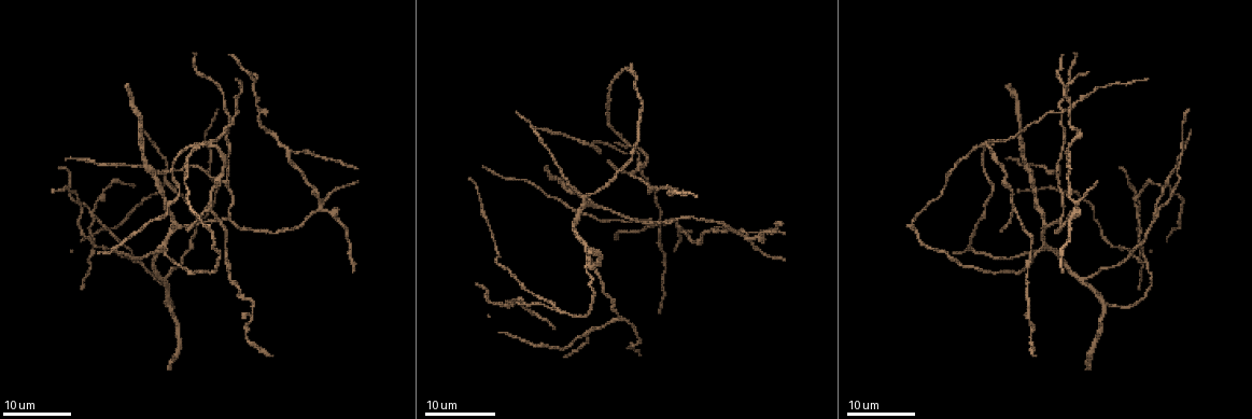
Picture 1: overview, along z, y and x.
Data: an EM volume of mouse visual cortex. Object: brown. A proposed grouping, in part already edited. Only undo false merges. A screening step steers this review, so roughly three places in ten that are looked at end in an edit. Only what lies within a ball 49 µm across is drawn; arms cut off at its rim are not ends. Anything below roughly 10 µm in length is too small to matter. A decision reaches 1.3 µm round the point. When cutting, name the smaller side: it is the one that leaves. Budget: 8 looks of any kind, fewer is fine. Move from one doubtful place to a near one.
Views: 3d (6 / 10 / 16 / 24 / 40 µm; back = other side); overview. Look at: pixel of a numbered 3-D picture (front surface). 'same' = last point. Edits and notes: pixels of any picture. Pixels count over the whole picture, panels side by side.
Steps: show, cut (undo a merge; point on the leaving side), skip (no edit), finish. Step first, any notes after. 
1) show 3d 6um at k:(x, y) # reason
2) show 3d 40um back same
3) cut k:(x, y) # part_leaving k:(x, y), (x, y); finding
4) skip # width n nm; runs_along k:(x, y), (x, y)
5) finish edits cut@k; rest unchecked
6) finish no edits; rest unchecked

show 3d 16um at 1:(230, 219) # three-way junction

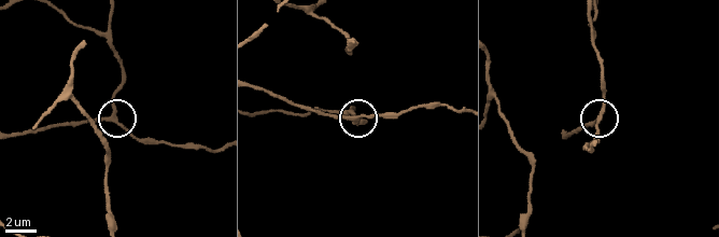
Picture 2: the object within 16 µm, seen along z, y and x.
show 3d 10um at 2:(115, 121)

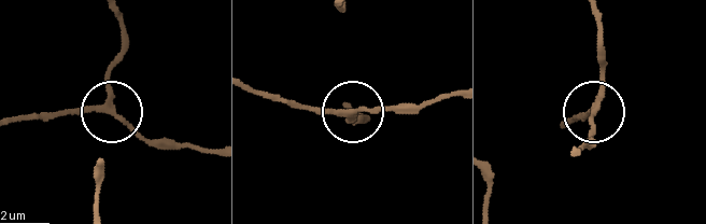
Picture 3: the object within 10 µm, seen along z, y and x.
skip # width 220 nm; runs_along 3:(564, 125), (593, 109), (603, 57); all the same cell

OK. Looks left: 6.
show 3d 16um at 1:(600, 209)

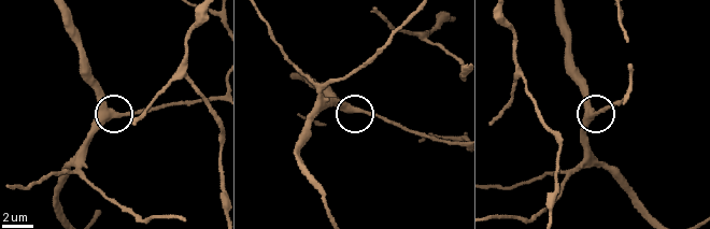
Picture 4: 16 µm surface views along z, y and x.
show 3d 6um at 4:(353, 109)

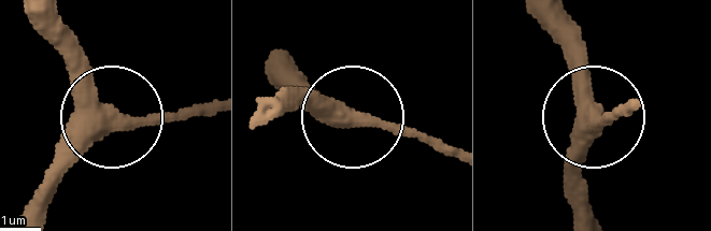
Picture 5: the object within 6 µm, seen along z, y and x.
skip # side_arm 25 um; continuous, no second cell

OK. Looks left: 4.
show 3d 24um at 1:(1037, 251) # three-way junction

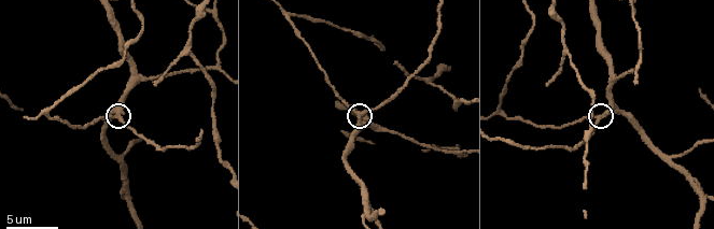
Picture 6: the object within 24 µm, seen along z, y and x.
show 3d 6um at 6:(360, 118)

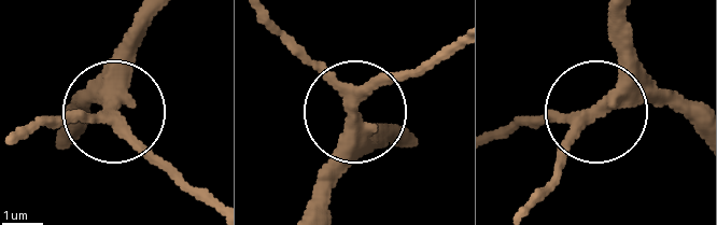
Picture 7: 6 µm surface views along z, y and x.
show 3d 6um back at 7:(592, 111)

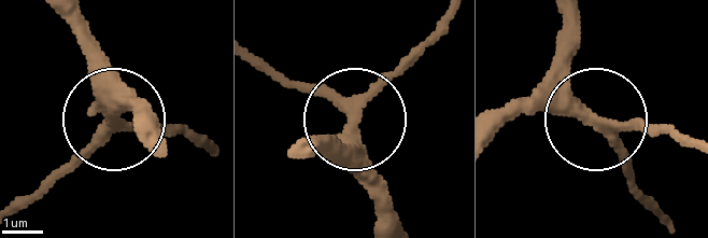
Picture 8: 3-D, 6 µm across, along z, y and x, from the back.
skip # runs_along 8:(13, 213), (113, 121), (185, 127); continuous, no second cell

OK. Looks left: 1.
show 3d 10um at 6:(364, 187)

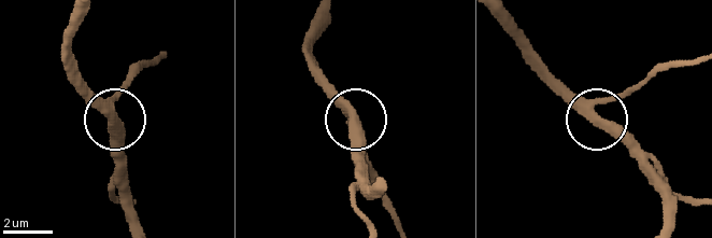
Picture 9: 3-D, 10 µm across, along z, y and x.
skip # width 350 nm; runs_along 9:(82, 18), (69, 68), (110, 113), (129, 70); continuous, no second cell

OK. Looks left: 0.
finish no edits; rest unchecked

